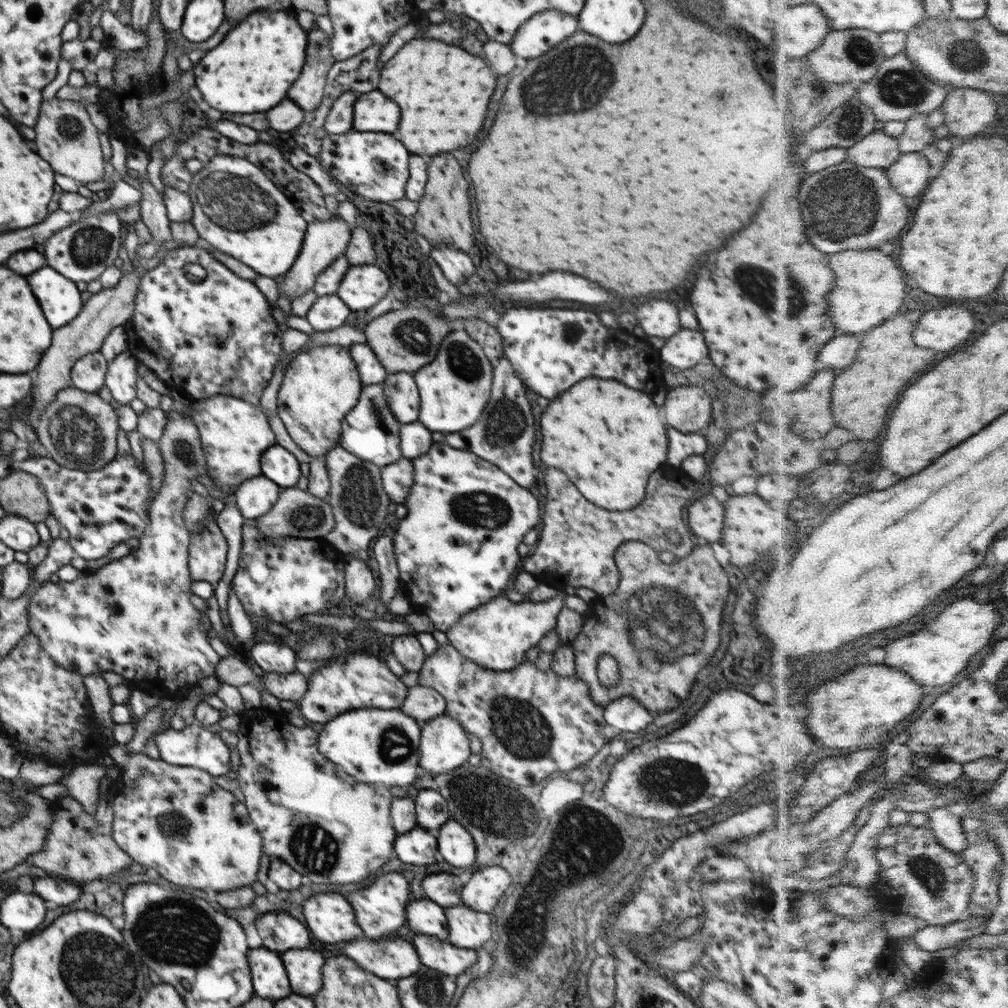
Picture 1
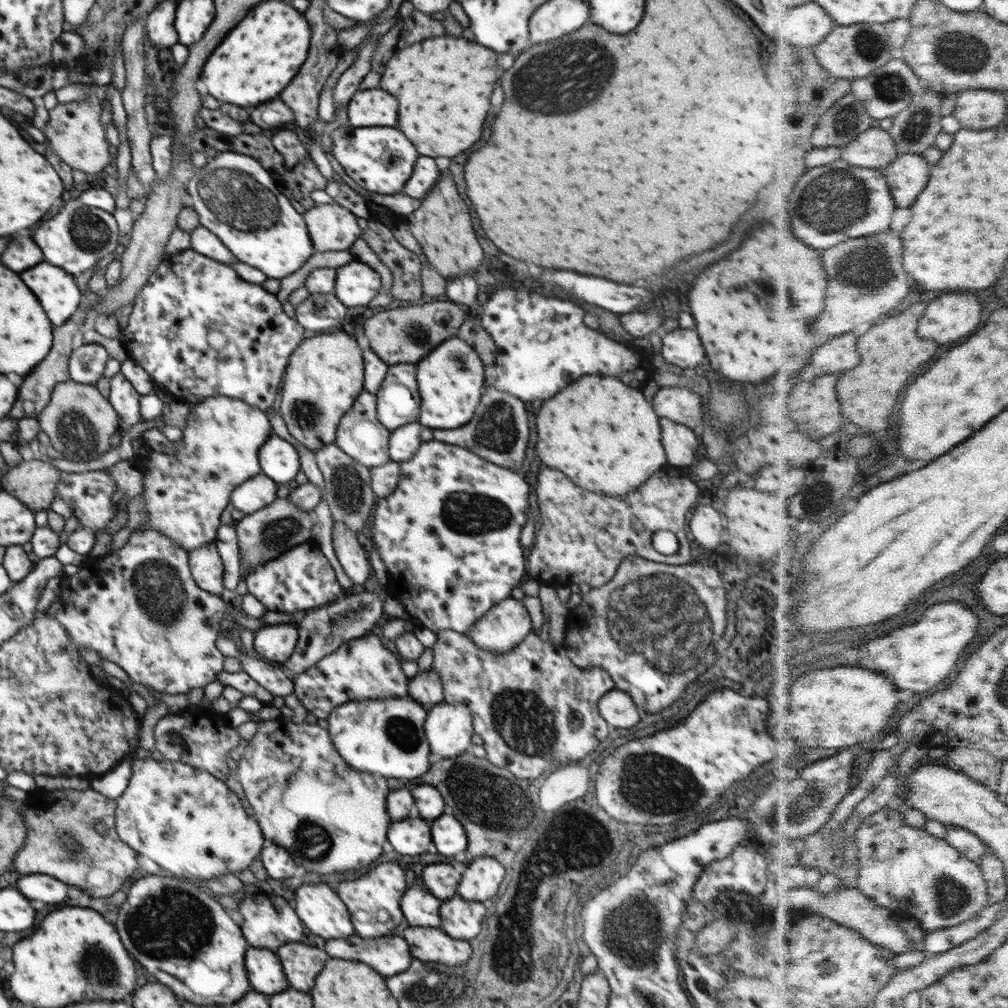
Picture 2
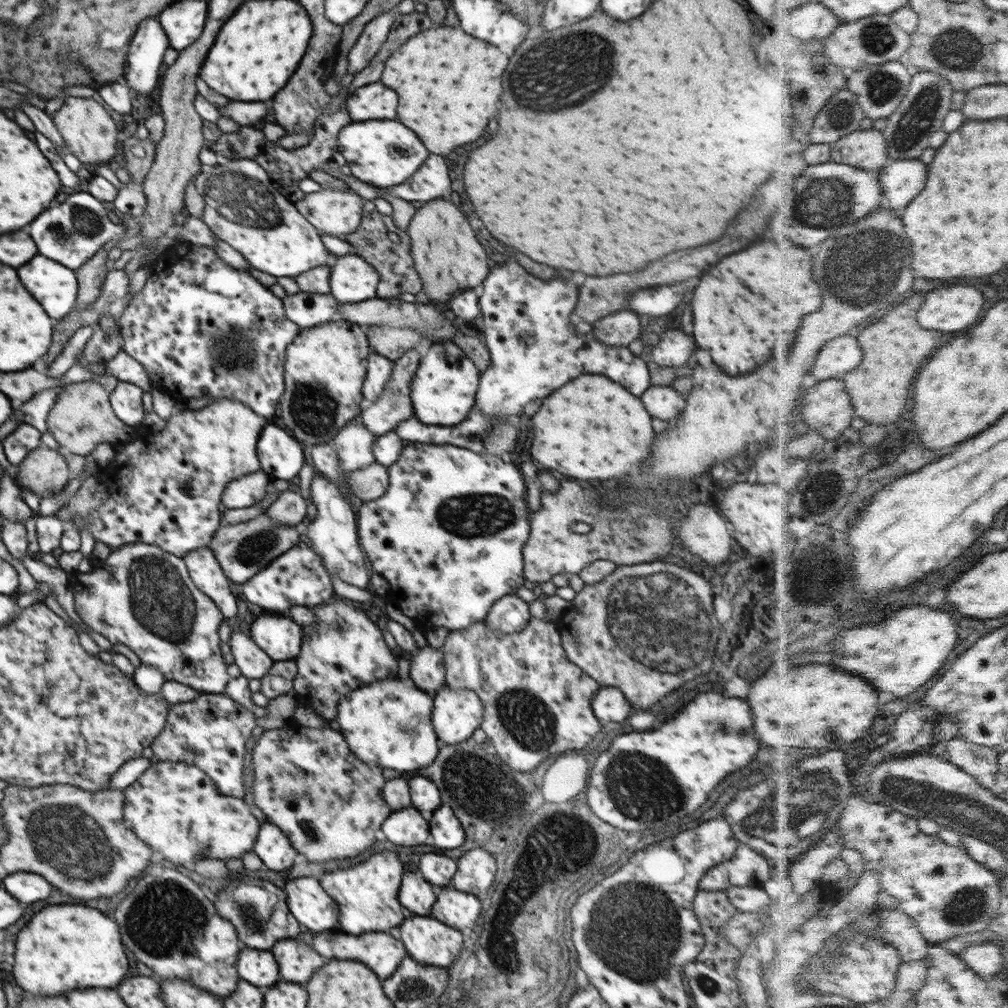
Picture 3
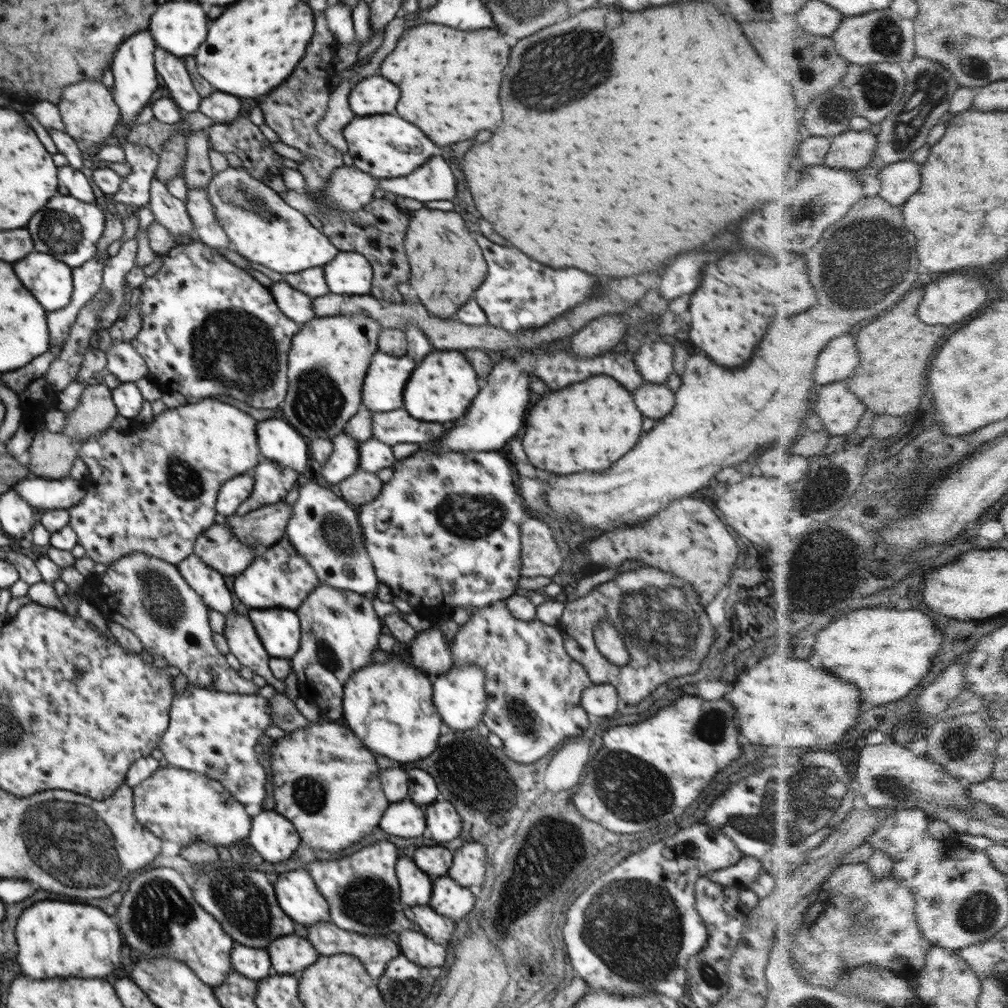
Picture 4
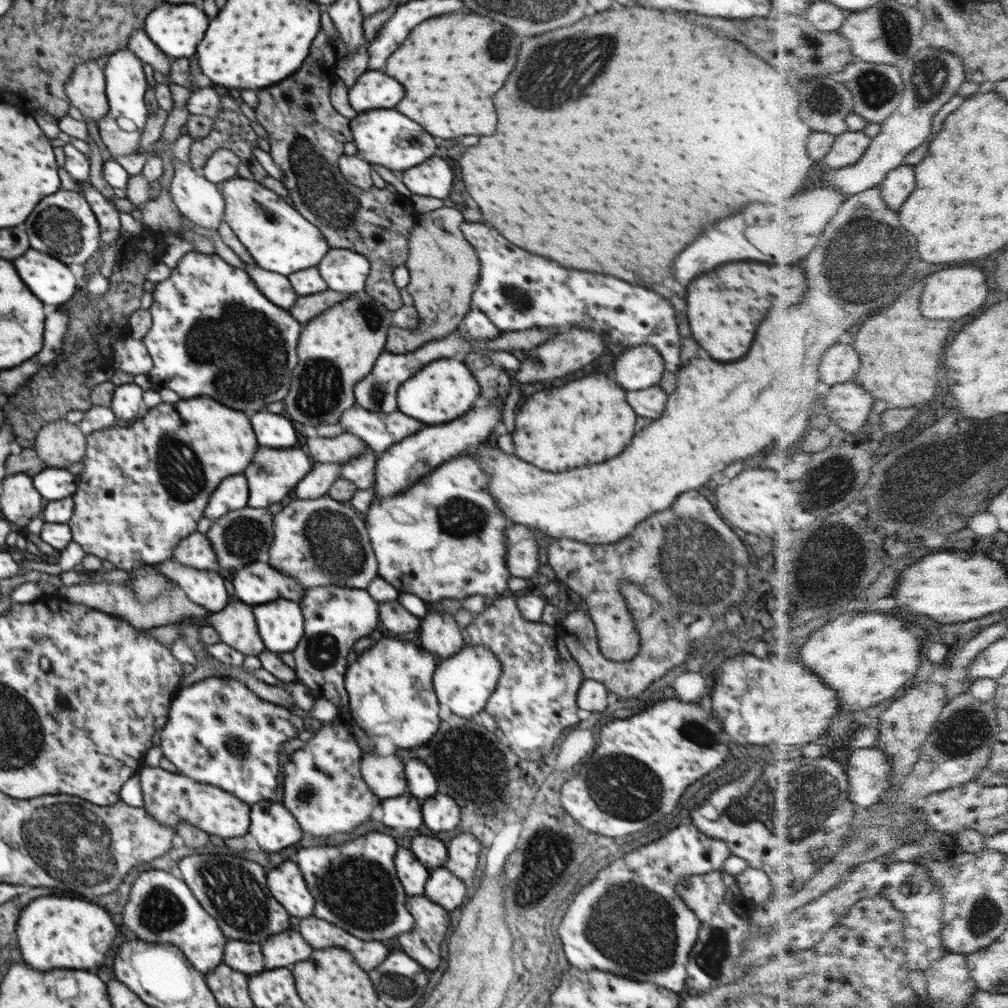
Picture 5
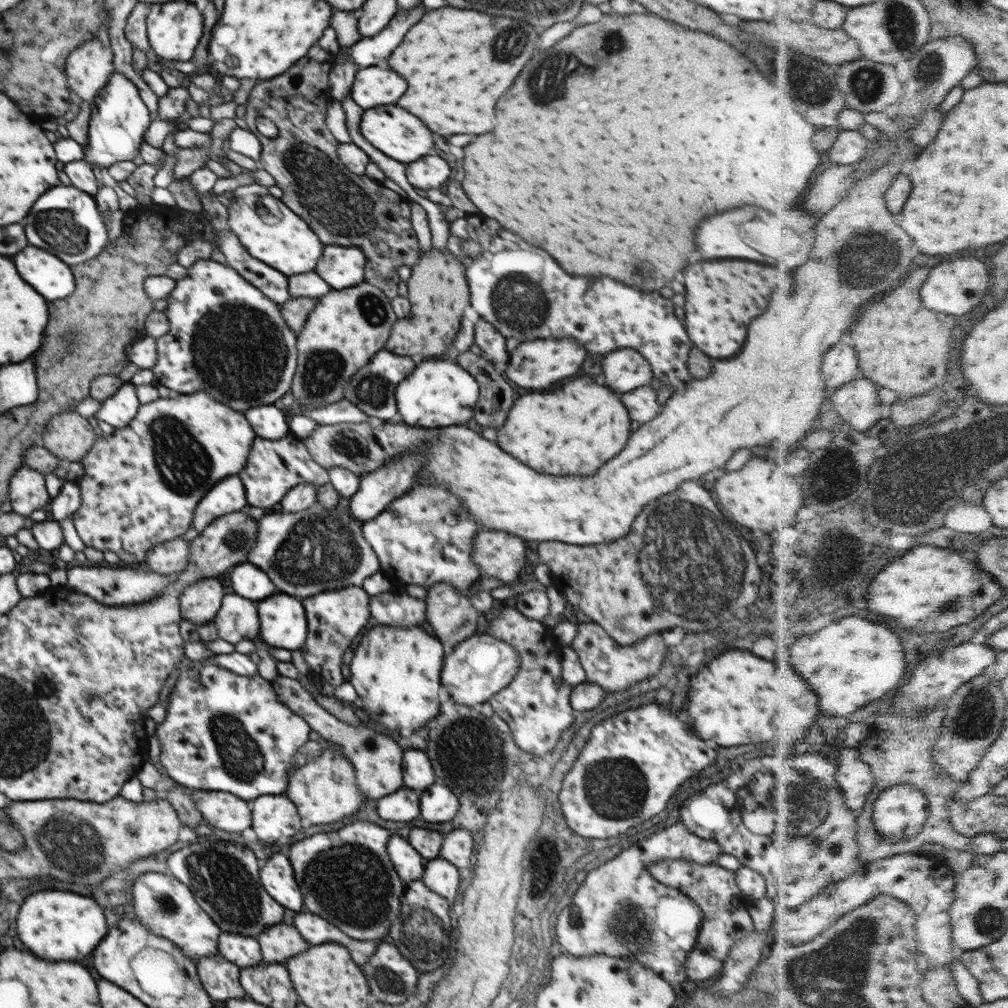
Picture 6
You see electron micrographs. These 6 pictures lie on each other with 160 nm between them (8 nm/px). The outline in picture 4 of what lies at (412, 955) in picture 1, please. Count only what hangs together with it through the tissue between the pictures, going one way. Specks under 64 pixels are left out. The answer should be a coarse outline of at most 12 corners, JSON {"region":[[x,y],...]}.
{"region":[[332,921],[308,928],[324,956],[352,954],[372,978],[400,954],[388,938],[344,932]]}

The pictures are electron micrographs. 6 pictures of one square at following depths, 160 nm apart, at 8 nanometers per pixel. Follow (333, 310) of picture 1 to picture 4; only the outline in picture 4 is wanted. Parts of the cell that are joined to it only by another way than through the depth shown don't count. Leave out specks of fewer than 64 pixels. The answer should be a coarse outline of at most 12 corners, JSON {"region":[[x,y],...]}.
{"region":[[285,280],[268,287],[278,308],[303,324],[317,317],[313,298]]}

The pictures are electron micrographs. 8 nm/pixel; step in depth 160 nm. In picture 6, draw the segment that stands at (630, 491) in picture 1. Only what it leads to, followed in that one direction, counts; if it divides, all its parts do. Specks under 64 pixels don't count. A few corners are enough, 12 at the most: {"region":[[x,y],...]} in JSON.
{"region":[[590,378],[516,400],[498,446],[536,472],[590,476],[628,412]]}

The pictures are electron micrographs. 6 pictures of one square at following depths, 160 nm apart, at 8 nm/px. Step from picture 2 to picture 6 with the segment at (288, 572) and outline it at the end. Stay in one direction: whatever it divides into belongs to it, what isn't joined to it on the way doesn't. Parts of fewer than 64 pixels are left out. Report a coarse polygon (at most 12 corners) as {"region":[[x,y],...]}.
{"region":[[250,562],[230,570],[234,593],[254,602],[276,594],[269,576]]}

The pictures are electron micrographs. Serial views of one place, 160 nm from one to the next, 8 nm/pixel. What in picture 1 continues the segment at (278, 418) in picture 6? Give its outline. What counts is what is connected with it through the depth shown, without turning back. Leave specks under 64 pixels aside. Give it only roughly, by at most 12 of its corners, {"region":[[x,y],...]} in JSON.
{"region":[[278,444],[264,451],[262,474],[282,488],[298,484],[300,461]]}

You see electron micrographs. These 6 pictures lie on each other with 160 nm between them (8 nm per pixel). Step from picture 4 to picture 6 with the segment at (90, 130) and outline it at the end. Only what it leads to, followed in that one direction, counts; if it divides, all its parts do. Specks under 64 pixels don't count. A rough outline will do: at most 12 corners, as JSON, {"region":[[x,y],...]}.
{"region":[[97,37],[65,64],[67,86],[93,104],[115,70],[111,47]]}

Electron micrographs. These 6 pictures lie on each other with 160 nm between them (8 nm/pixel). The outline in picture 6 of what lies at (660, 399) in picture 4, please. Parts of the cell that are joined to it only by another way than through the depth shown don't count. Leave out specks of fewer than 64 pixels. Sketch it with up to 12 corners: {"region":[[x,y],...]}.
{"region":[[653,385],[621,393],[630,418],[641,424],[662,407]]}

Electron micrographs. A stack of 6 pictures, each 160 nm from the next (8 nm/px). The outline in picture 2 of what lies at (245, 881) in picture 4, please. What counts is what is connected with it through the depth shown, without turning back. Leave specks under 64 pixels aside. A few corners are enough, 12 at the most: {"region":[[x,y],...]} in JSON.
{"region":[[245,897],[239,911],[249,947],[276,952],[302,940],[286,898]]}

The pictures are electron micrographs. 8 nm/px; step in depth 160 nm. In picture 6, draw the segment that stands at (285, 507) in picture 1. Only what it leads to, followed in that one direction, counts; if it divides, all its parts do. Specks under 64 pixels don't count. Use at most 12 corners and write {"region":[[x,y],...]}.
{"region":[[181,537],[145,554],[149,570],[180,573],[189,561],[190,541]]}

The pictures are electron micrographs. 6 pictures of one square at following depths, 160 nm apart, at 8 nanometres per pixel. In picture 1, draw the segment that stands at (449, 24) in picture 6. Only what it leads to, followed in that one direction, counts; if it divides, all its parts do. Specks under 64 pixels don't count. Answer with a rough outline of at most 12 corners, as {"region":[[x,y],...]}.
{"region":[[420,38],[378,90],[420,156],[470,144],[496,76],[458,46]]}

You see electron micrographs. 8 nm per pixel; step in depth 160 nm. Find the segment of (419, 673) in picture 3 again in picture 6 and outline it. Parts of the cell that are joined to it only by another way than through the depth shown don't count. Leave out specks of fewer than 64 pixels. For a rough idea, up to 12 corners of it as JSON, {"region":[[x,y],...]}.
{"region":[[466,591],[427,592],[426,624],[448,651],[477,634],[484,616]]}

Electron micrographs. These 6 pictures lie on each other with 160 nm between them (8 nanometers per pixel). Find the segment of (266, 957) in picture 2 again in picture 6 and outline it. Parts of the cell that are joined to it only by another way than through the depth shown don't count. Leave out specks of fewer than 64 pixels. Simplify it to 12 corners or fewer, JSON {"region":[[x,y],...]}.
{"region":[[221,932],[218,950],[241,969],[259,965],[252,936]]}

